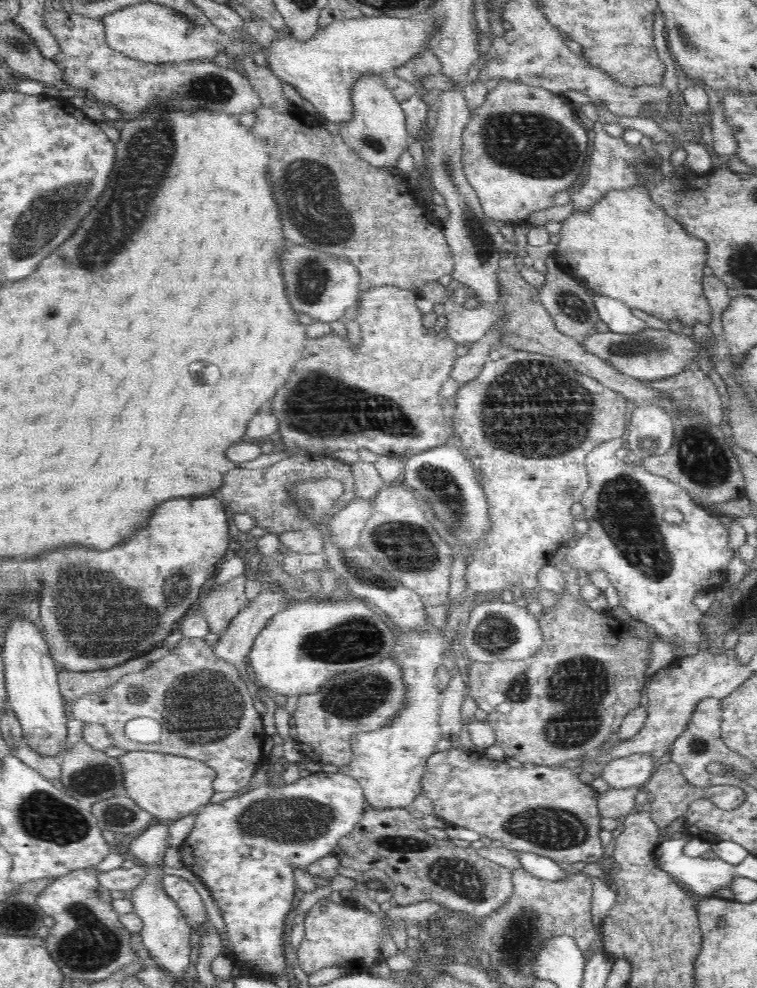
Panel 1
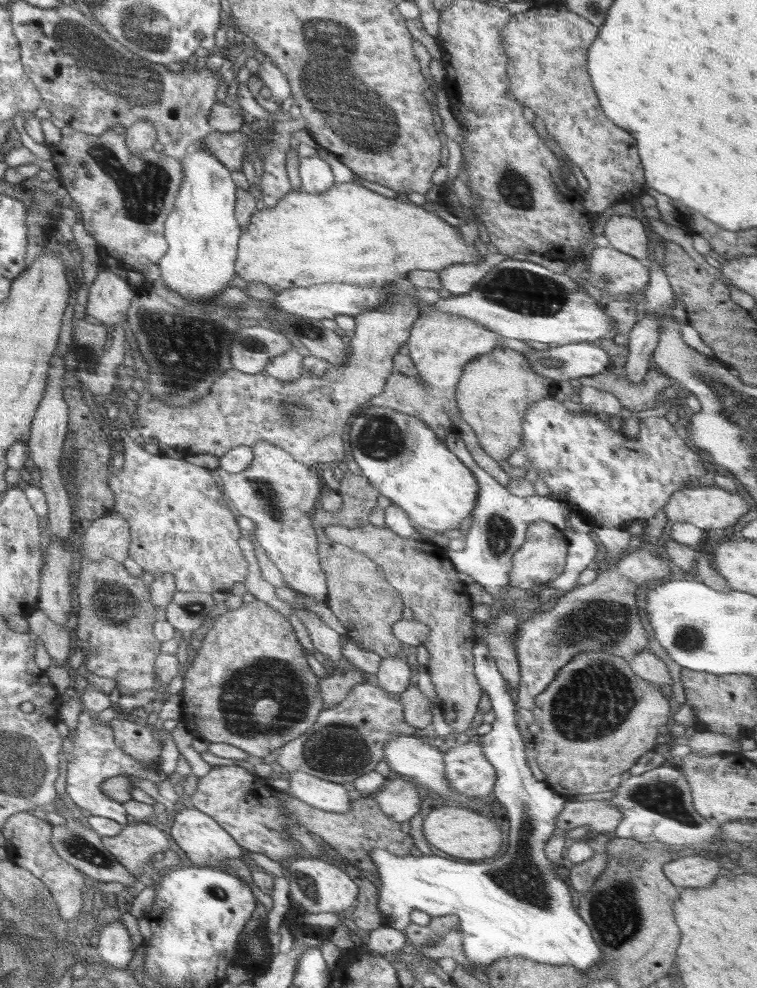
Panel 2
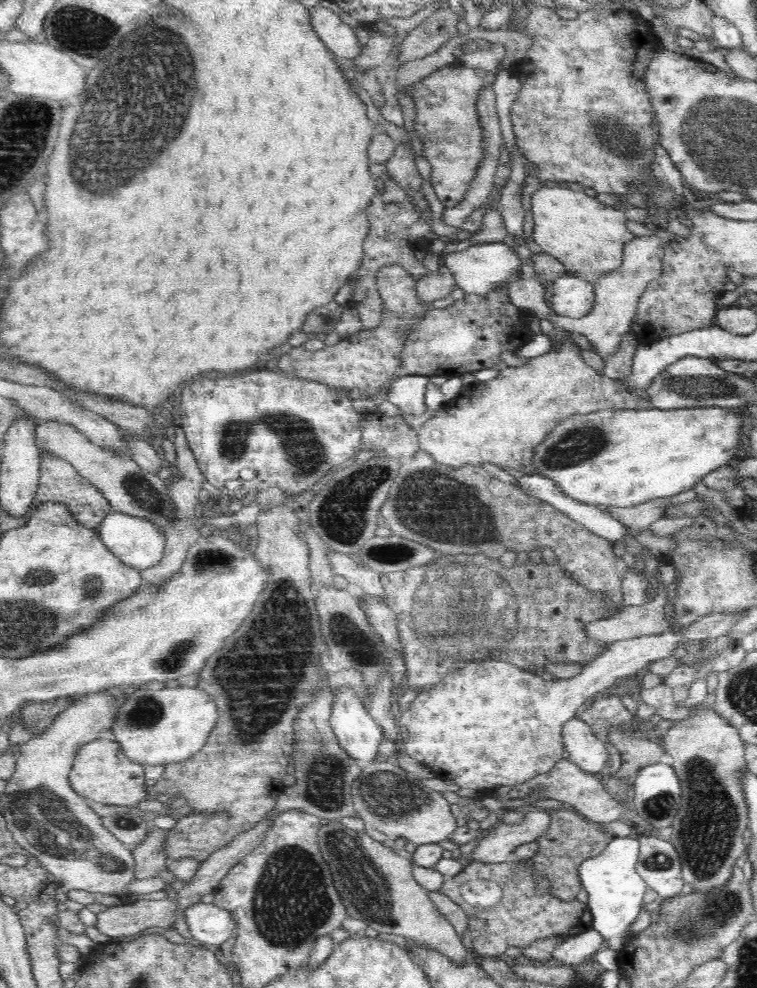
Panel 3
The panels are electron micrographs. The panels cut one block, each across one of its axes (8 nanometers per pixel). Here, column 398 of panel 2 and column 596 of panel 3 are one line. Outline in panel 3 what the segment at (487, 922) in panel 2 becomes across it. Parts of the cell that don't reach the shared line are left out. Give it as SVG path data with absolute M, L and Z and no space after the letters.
M638 837L613 838L598 856L584 859L578 872L582 888L588 892L587 907L593 918L592 928L604 937L605 948L616 952L627 944L627 930L636 920L648 890L648 885L637 874L638 862Z

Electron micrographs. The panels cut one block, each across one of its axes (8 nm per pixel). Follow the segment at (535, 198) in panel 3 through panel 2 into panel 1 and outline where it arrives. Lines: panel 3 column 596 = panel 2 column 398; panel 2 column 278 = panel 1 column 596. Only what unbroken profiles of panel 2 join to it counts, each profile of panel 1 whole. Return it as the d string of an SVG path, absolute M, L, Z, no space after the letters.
M644 185L605 192L590 208L574 211L561 225L560 240L552 257L561 269L587 284L592 292L622 300L628 308L639 308L664 322L678 319L687 331L698 323L708 325L712 321L712 307L703 291L707 244L690 236L678 221L654 204Z

